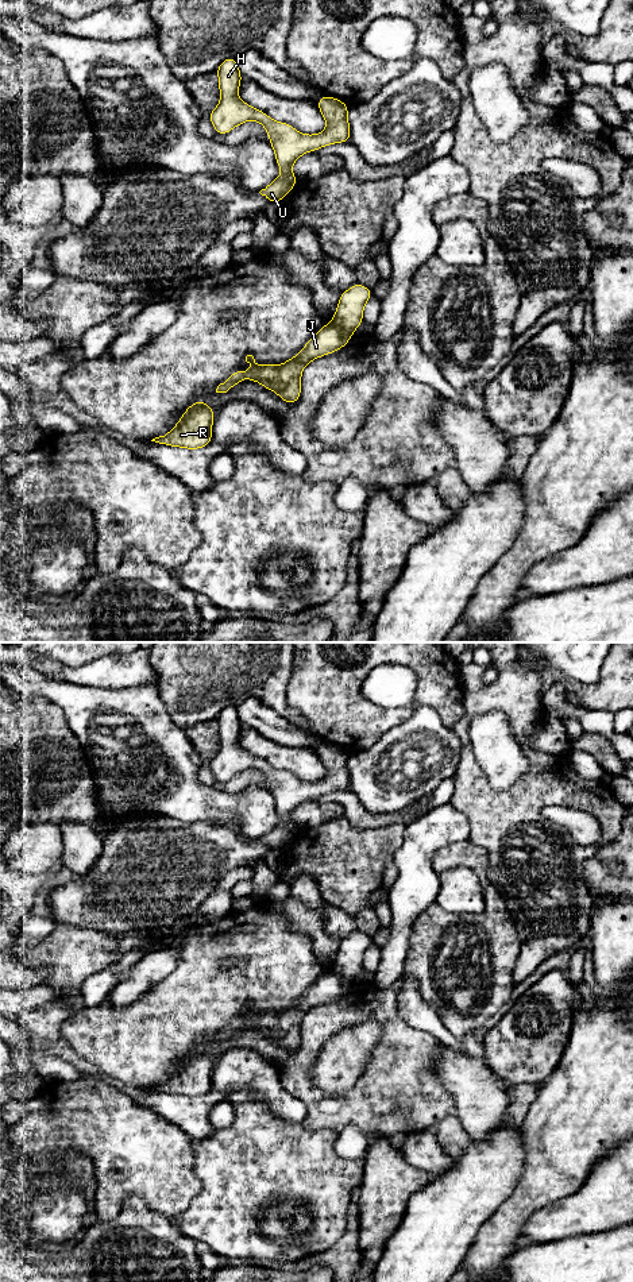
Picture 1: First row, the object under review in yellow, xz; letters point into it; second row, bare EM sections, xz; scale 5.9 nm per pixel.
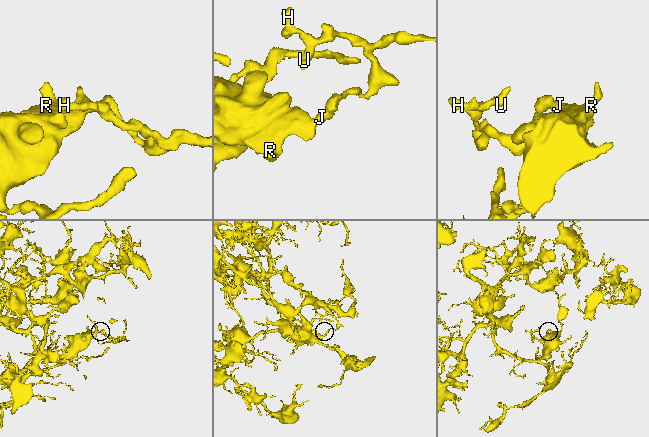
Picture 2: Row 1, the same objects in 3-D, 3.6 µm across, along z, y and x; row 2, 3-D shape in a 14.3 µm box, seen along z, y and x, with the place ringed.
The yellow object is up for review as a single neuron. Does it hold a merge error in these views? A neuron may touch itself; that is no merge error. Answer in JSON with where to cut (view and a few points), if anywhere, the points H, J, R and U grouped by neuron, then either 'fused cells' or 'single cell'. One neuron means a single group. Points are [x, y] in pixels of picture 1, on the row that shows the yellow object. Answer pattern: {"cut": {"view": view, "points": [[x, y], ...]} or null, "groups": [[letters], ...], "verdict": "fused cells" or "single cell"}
{"cut": {"view": "xz", "points": [[331, 323], [351, 333]]}, "groups": [["H", "U"], ["J", "R"]], "verdict": "fused cells"}

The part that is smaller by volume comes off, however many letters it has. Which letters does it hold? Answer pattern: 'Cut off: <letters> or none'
Cut off: H, U

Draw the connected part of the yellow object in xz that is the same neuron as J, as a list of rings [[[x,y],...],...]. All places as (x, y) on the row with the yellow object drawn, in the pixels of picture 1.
[[[325,324],[296,356],[281,366],[273,363],[258,366],[254,356],[247,355],[246,362],[250,363],[252,368],[247,372],[242,370],[233,371],[228,379],[217,386],[216,393],[227,393],[247,378],[275,391],[282,401],[296,403],[301,397],[301,374],[304,367],[313,359],[341,350],[351,337],[351,332],[333,327],[332,324]]]

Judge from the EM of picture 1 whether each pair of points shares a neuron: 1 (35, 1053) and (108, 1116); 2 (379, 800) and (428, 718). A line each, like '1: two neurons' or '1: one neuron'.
1: two neurons
2: one neuron

